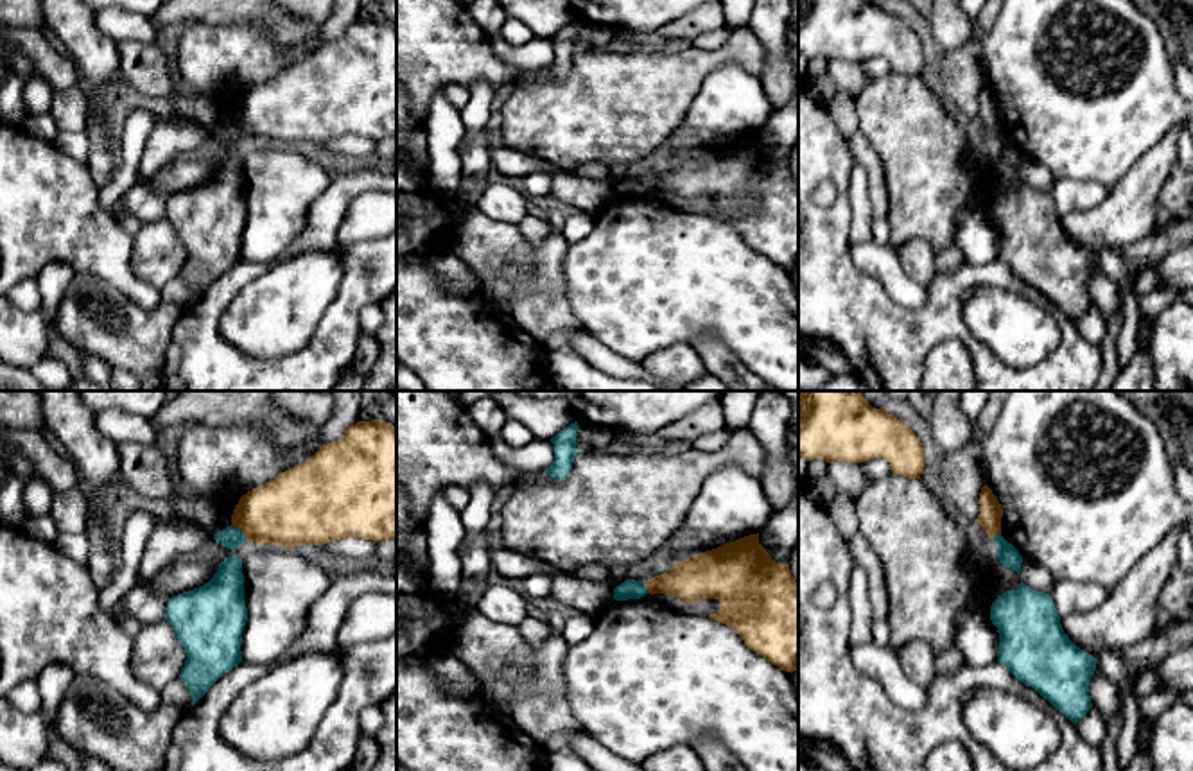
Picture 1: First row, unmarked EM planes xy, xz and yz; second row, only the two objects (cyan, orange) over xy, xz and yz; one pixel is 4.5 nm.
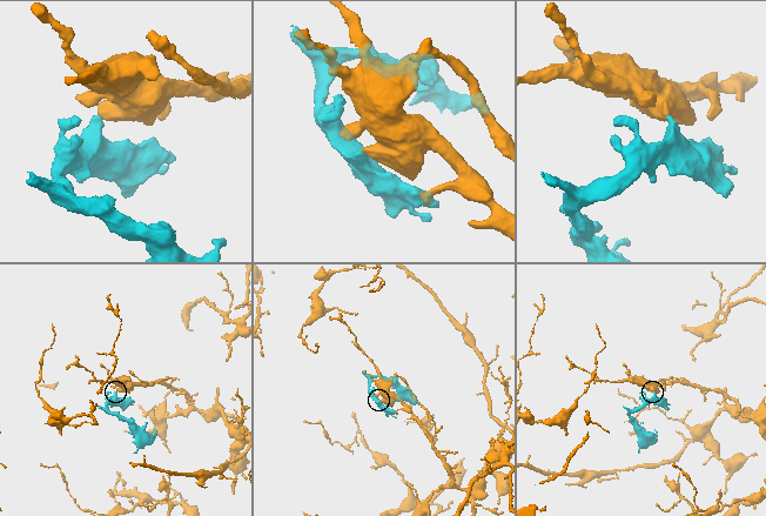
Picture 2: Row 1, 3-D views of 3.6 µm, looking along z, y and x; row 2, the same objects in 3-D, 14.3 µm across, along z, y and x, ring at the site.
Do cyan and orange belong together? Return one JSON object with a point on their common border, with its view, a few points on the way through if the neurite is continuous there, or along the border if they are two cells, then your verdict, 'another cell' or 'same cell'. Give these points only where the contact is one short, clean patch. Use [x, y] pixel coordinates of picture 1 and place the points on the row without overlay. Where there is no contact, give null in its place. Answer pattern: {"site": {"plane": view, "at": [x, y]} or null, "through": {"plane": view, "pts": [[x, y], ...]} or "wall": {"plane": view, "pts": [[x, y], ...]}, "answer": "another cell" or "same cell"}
{"site": {"plane": "xy", "at": [241, 129]}, "wall": {"plane": "xy", "pts": [[232, 122], [248, 138]]}, "answer": "another cell"}

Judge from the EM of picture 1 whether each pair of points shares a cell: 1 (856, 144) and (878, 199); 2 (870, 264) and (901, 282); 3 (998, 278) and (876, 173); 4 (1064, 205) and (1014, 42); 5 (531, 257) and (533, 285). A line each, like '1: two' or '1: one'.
1: one
2: one
3: two
4: two
5: one

